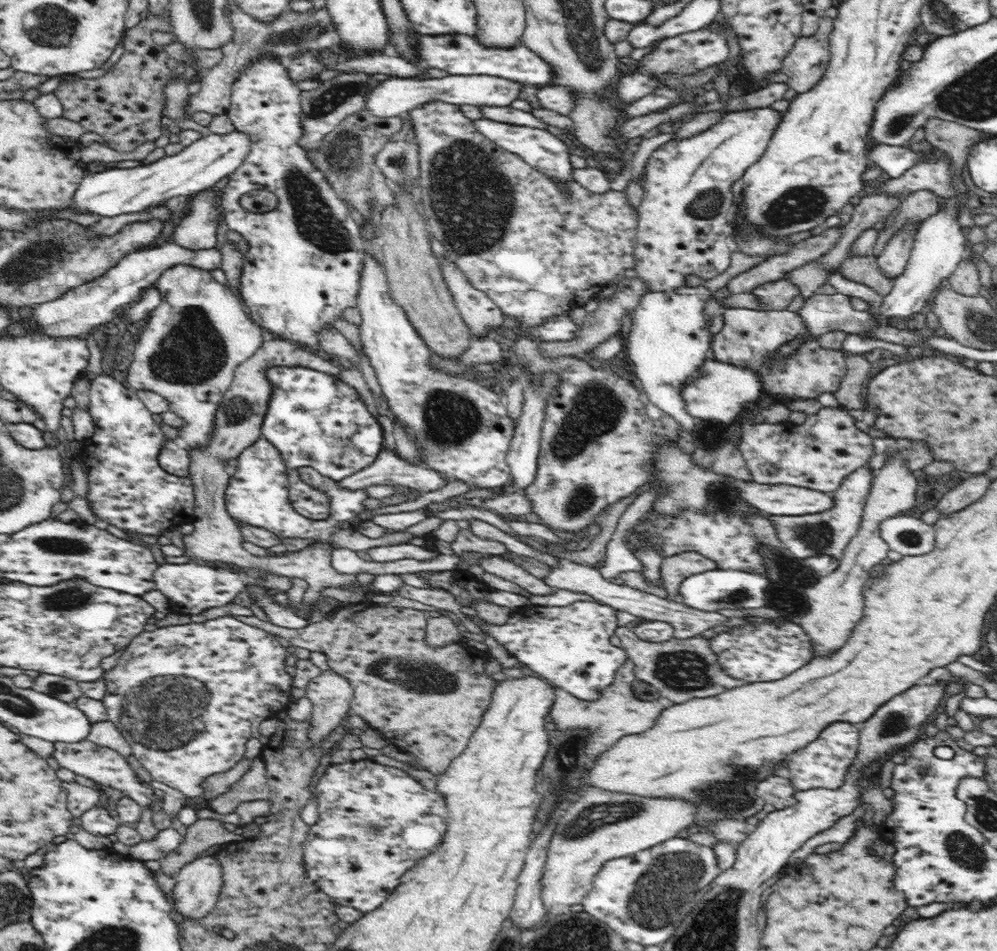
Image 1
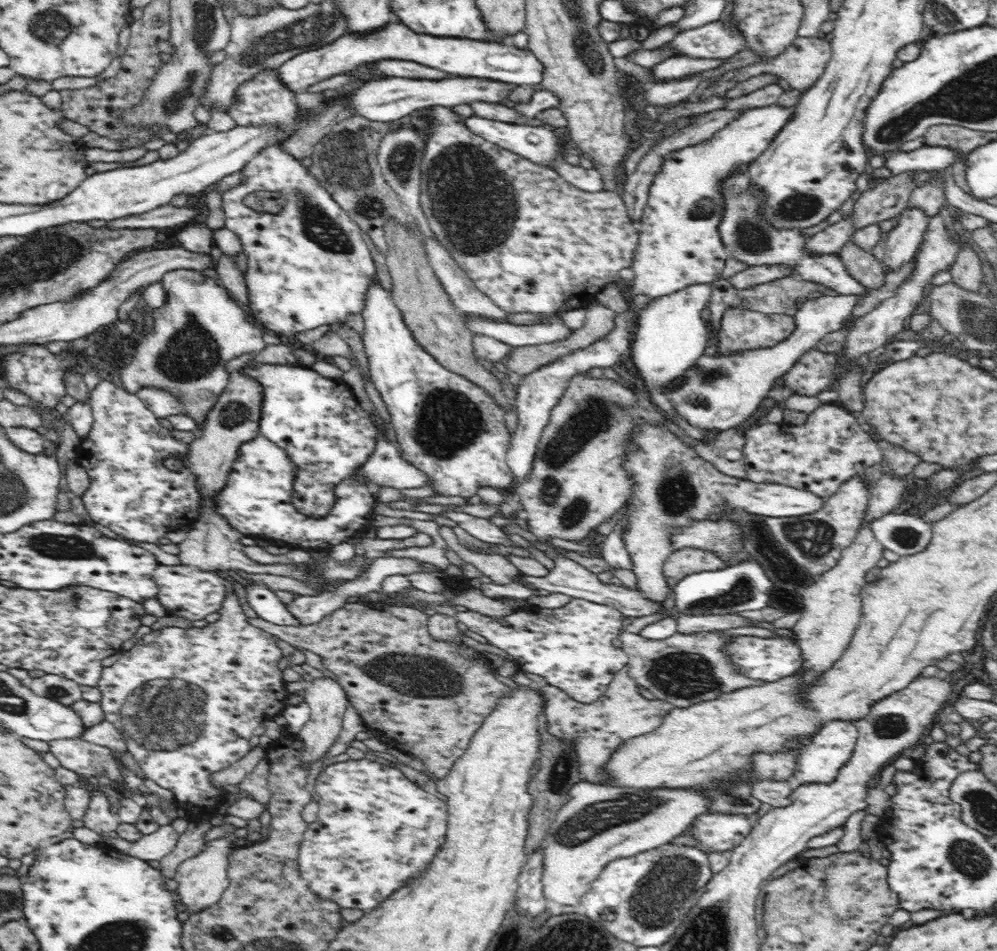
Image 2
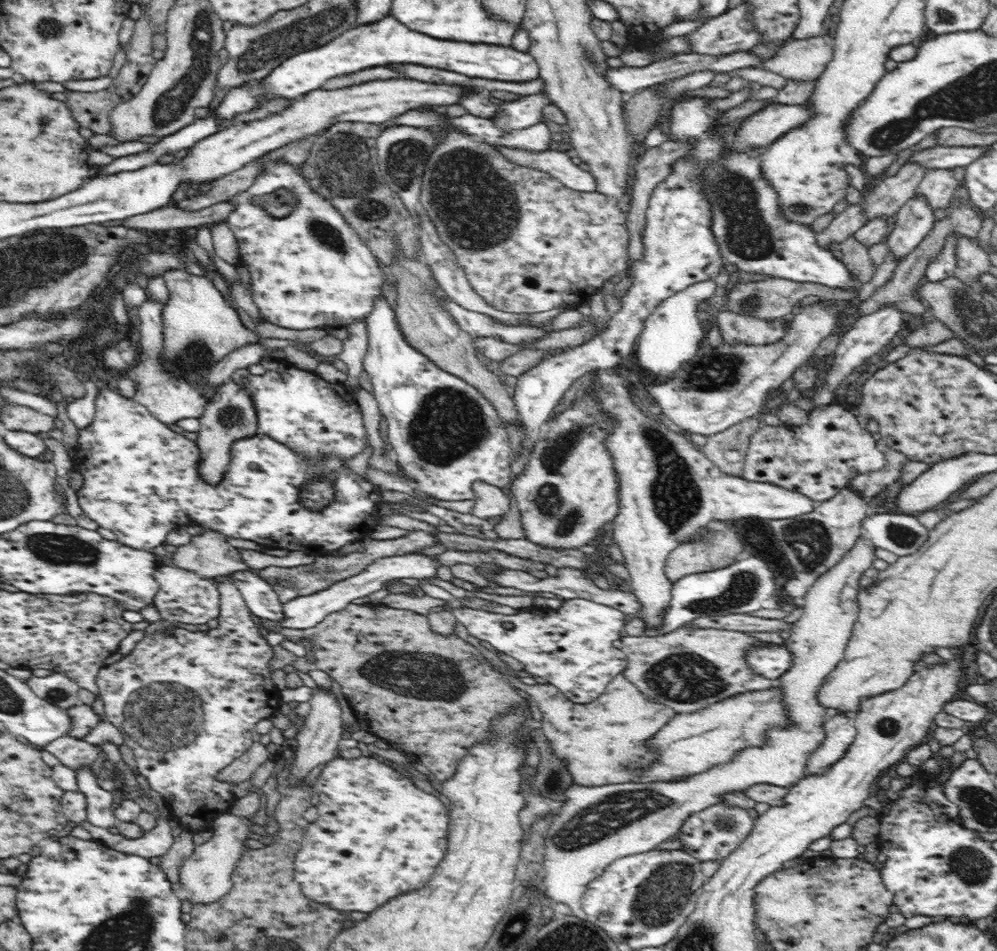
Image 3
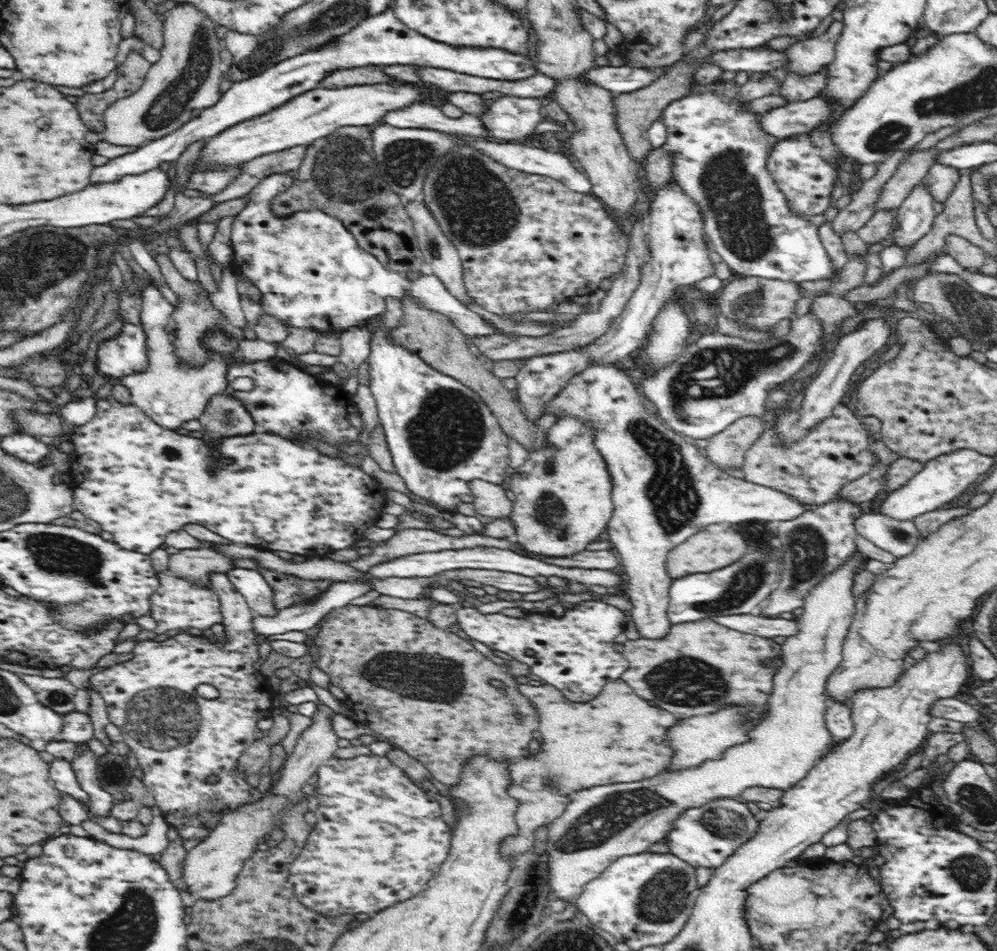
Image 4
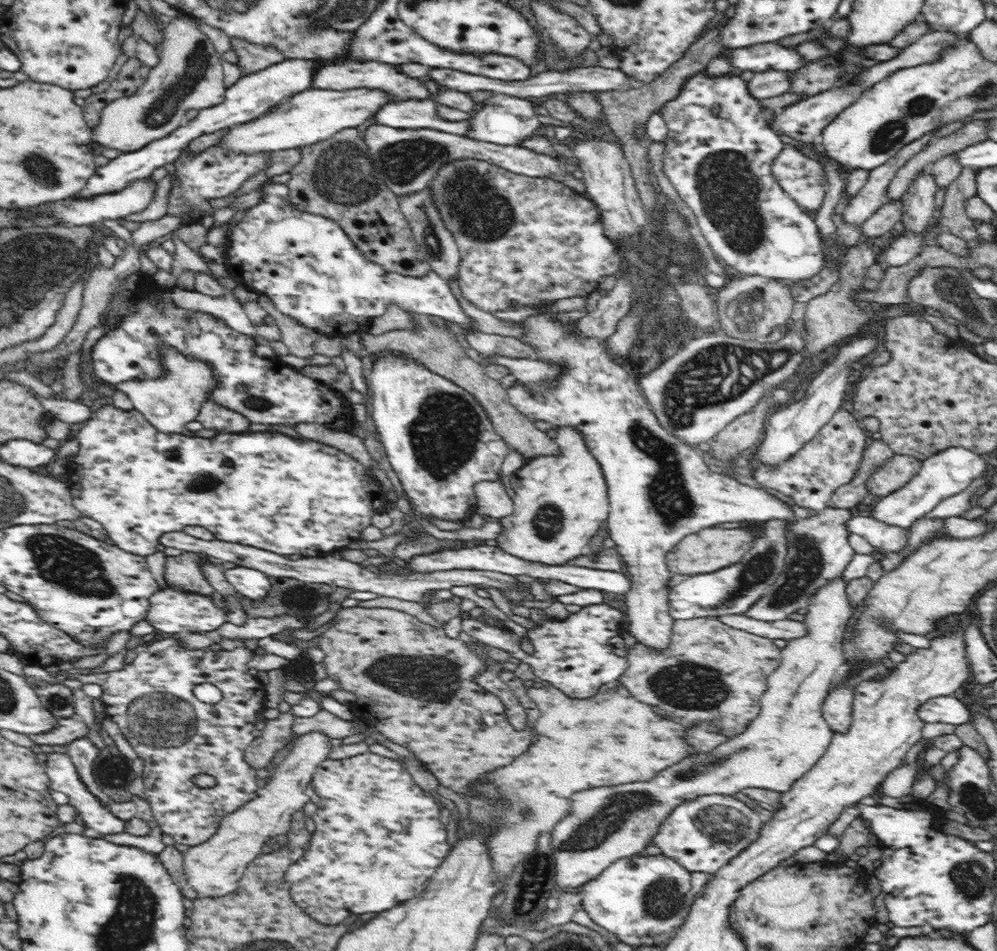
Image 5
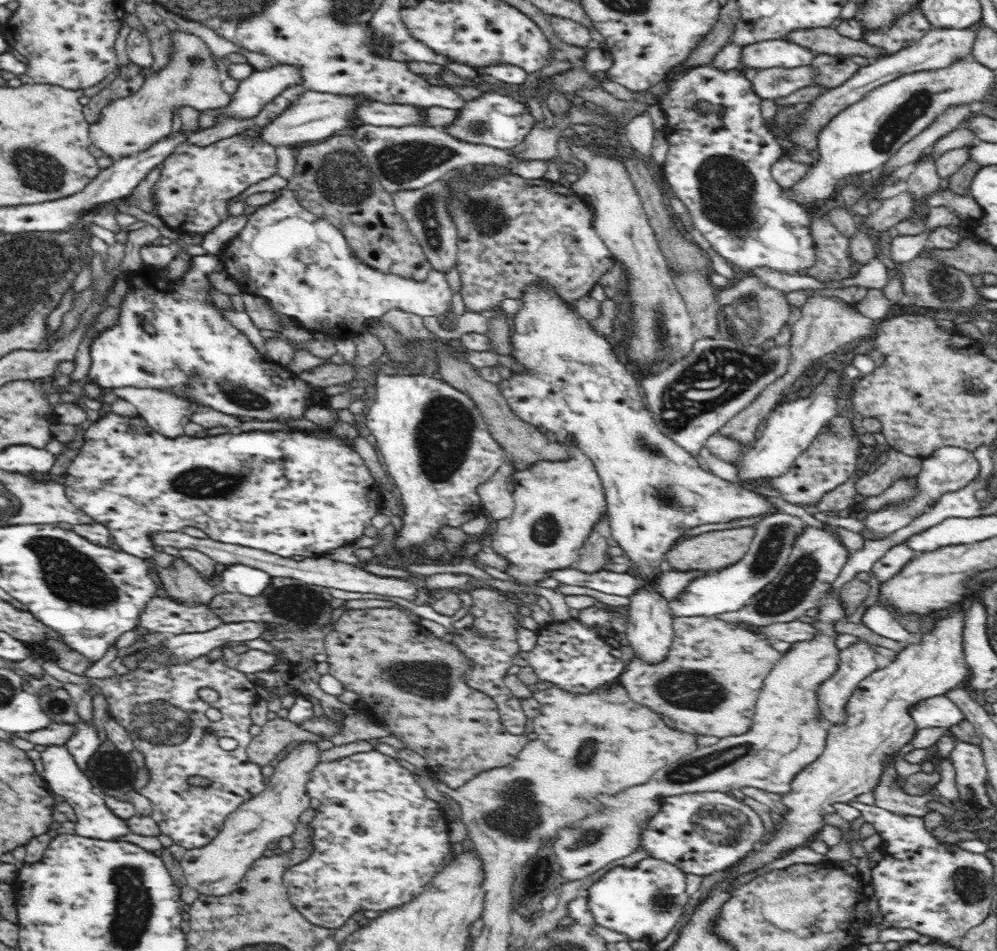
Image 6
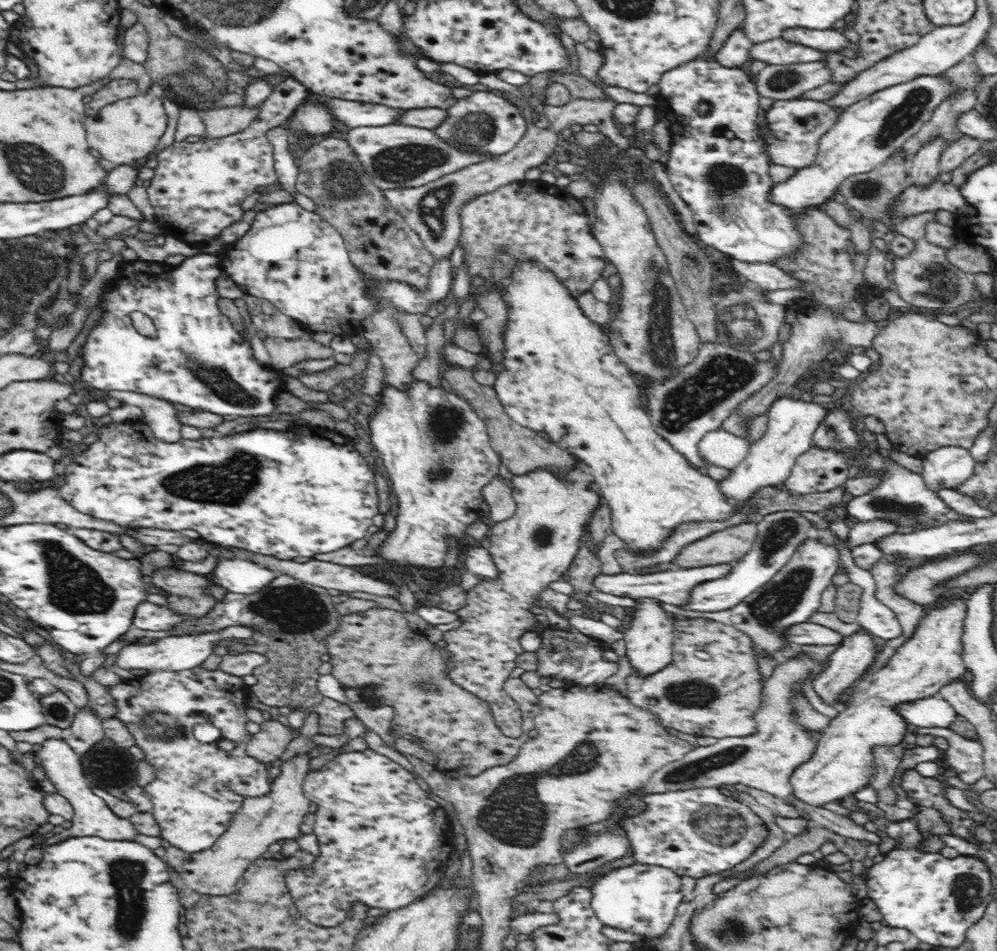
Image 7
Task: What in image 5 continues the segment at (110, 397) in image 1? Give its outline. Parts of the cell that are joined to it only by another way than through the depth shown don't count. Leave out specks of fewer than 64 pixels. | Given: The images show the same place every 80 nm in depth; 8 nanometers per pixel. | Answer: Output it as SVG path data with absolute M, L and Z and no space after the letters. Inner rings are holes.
M106 404L103 405L100 409L98 409L92 416L91 419L88 419L86 422L86 426L81 430L78 430L78 434L76 434L76 440L78 440L79 450L76 454L71 455L68 457L69 466L68 466L68 482L69 482L69 489L70 494L72 495L72 500L74 506L77 508L78 511L83 514L83 516L87 516L88 518L93 518L96 522L100 522L102 526L105 528L107 535L114 540L115 545L120 547L122 550L126 552L131 552L132 554L146 557L150 556L150 554L154 554L156 552L156 548L158 548L158 543L160 537L167 532L174 532L174 531L182 531L184 526L204 526L206 530L209 530L214 534L215 538L224 542L230 543L238 543L246 546L262 548L262 550L269 550L270 552L284 555L285 557L289 554L300 554L302 557L324 557L329 556L330 554L338 551L338 548L346 549L347 546L350 546L354 540L360 540L360 536L362 536L362 530L367 526L372 525L372 516L376 516L376 514L383 512L384 506L387 500L387 493L386 490L382 488L379 481L369 473L369 470L366 469L359 461L356 461L352 456L345 454L343 451L336 449L335 447L320 443L318 441L314 441L311 439L294 439L290 436L285 436L284 434L280 434L280 432L246 432L246 433L218 433L215 437L211 438L203 438L203 437L190 437L184 436L184 434L165 434L164 432L160 432L156 428L153 428L146 420L146 417L138 410L132 409L126 411L124 409L116 408L116 405Z

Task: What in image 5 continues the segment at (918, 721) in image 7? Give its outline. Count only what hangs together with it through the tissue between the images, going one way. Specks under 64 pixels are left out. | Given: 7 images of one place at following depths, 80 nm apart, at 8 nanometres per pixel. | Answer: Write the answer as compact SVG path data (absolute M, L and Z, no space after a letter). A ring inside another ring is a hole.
M940 696L928 700L918 708L916 715L924 724L929 722L944 722L956 726L970 721L970 710L954 696Z

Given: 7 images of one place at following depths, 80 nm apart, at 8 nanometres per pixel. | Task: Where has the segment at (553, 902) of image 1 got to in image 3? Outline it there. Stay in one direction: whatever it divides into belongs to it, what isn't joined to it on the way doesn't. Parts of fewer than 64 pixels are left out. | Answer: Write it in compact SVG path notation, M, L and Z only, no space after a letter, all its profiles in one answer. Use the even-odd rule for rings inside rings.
M858 537L854 546L843 556L838 564L829 568L820 575L815 583L808 588L801 601L802 615L792 625L790 638L785 640L786 646L793 655L793 664L786 673L777 679L779 686L784 686L784 706L790 720L796 724L792 728L774 728L768 732L768 746L764 748L746 748L732 760L730 764L720 764L716 768L710 768L708 772L702 772L700 776L682 778L682 780L670 780L670 782L633 782L622 784L605 784L600 786L572 785L565 792L565 800L560 812L554 820L551 820L545 837L543 894L550 899L566 904L572 909L572 913L580 919L585 919L581 910L581 898L588 883L598 878L604 869L614 862L616 858L642 854L648 850L654 850L656 846L673 839L678 835L684 820L705 808L723 802L723 794L726 792L745 791L755 784L772 784L782 787L790 787L800 779L806 777L804 770L808 766L809 754L821 745L825 737L824 723L829 717L829 711L818 703L819 686L836 666L844 659L844 654L853 632L853 625L858 618L858 592L862 574L868 568L872 568L872 562L876 560L874 543L868 537Z

